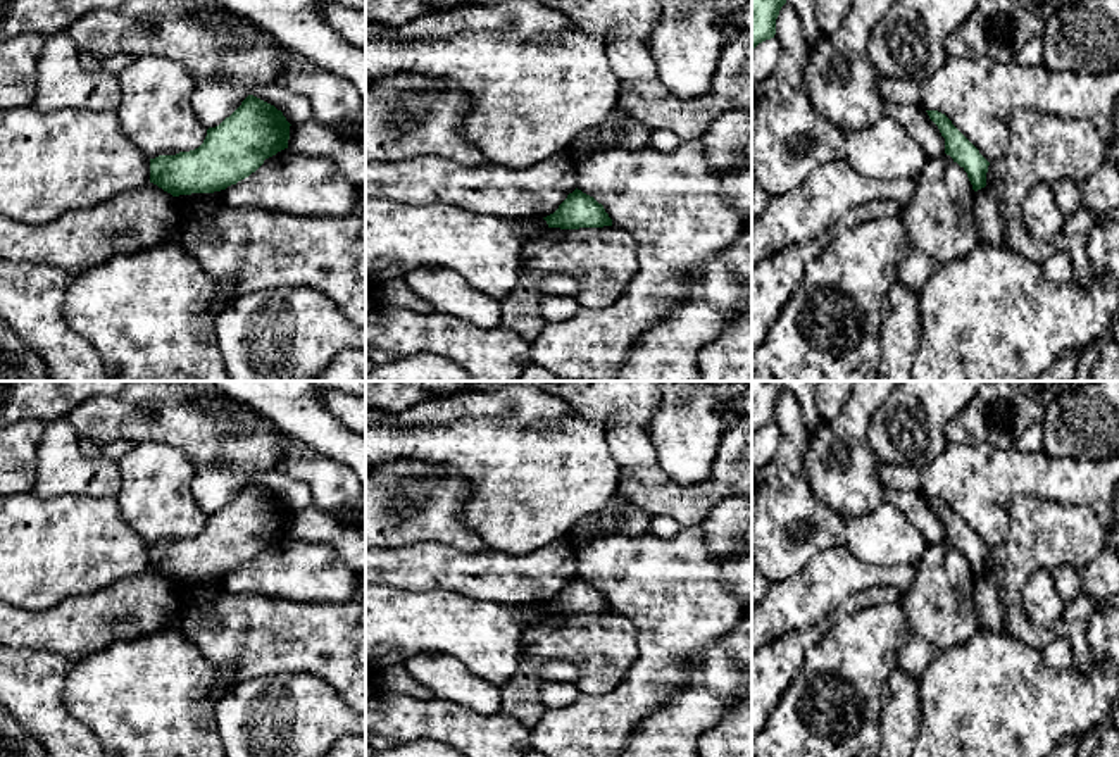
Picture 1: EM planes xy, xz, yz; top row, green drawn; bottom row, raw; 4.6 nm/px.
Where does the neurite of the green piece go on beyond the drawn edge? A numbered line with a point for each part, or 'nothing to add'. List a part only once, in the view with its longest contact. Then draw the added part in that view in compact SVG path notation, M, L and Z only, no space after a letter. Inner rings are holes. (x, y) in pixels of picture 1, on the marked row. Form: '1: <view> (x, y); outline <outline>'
nothing to add

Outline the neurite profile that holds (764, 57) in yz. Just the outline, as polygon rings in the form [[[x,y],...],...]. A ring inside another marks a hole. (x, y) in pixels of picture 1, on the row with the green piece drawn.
[[[771,38],[752,50],[752,83],[766,79],[776,69],[779,59],[779,43]]]

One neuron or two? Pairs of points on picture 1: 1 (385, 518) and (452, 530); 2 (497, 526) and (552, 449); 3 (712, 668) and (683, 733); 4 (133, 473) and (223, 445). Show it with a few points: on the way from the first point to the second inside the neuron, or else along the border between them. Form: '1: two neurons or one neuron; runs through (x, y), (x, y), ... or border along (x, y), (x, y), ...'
1: one neuron; runs through (402, 518), (435, 518)
2: one neuron; runs through (511, 507), (514, 490), (537, 468)
3: one neuron; runs through (712, 683), (706, 697), (687, 718)
4: two neurons; border along (147, 440), (173, 445), (192, 462), (193, 495)

